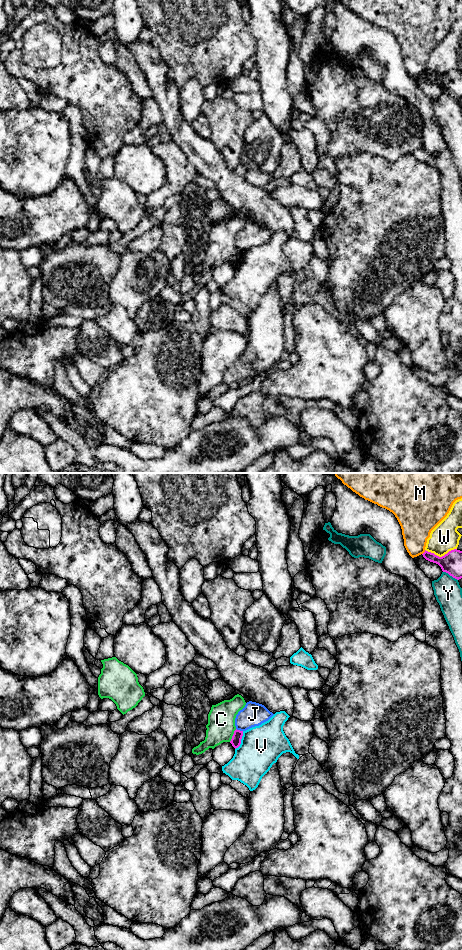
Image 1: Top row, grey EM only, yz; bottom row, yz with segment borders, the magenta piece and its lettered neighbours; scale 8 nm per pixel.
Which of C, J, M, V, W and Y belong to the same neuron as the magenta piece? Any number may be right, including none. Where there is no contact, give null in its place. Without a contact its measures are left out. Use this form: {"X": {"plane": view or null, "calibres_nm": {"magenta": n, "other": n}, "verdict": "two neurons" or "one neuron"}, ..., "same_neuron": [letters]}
{"C": {"plane": "yz", "calibres_nm": {"magenta": 80, "other": 220}, "verdict": "two neurons"}, "J": {"plane": "yz", "calibres_nm": {"magenta": 80, "other": 190}, "verdict": "two neurons"}, "M": {"plane": "yz", "calibres_nm": {"magenta": 170, "other": 260}, "verdict": "two neurons"}, "V": {"plane": "yz", "calibres_nm": {"magenta": 80, "other": 340}, "verdict": "two neurons"}, "W": {"plane": "yz", "calibres_nm": {"magenta": 170, "other": 220}, "verdict": "two neurons"}, "Y": {"plane": "yz", "calibres_nm": {"magenta": 170, "other": 220}, "verdict": "two neurons"}, "same_neuron": []}

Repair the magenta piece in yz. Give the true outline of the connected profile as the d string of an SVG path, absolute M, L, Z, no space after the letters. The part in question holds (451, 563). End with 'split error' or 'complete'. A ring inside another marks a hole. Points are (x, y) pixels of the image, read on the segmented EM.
M454 549L439 557L425 550L422 555L426 560L438 564L443 572L448 573L453 578L457 580L462 578L462 551Z; complete

